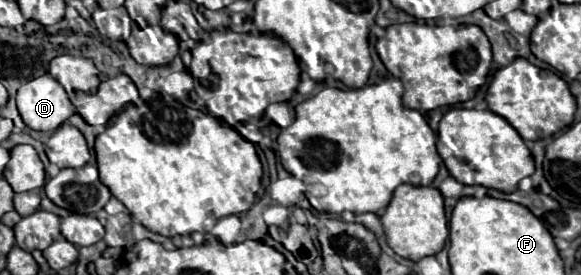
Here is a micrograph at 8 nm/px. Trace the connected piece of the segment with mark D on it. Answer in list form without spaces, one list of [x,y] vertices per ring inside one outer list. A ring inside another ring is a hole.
[[[41,75],[21,85],[17,109],[25,125],[35,131],[55,131],[75,113],[65,89],[51,75]]]

